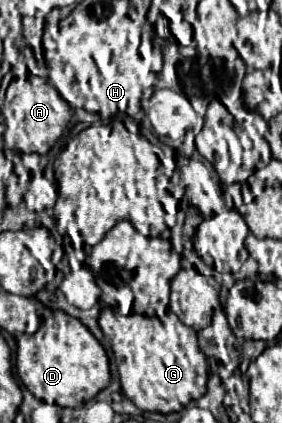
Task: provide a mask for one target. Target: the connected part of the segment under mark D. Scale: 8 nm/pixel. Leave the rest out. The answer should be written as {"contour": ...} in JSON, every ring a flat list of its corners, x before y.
{"contour":[[53,311,51,317,43,319,37,333,18,338,17,375,37,399,59,407,81,407,111,381,109,359,103,345,79,319,63,311]]}

